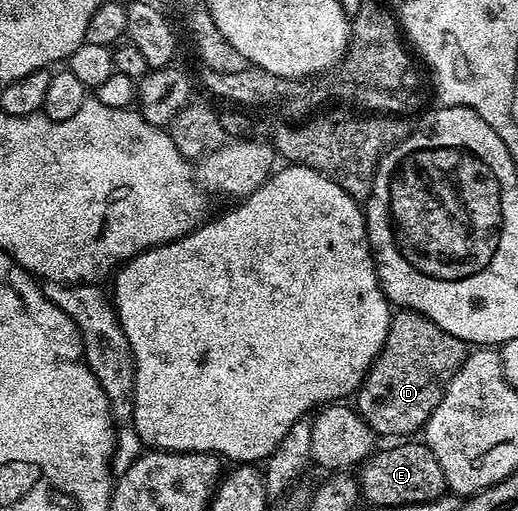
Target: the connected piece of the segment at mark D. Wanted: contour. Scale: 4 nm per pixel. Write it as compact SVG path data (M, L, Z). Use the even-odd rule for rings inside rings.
M399 310L392 315L389 334L383 343L379 357L371 363L367 377L358 392L354 393L353 404L365 423L371 427L372 433L391 438L407 438L410 432L424 427L433 410L441 402L449 382L455 376L457 369L467 361L469 355L468 345L458 340L453 334L441 330L437 322L425 318L419 312Z

